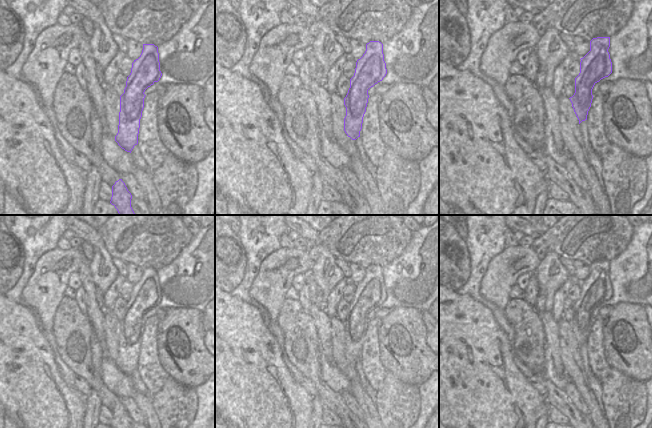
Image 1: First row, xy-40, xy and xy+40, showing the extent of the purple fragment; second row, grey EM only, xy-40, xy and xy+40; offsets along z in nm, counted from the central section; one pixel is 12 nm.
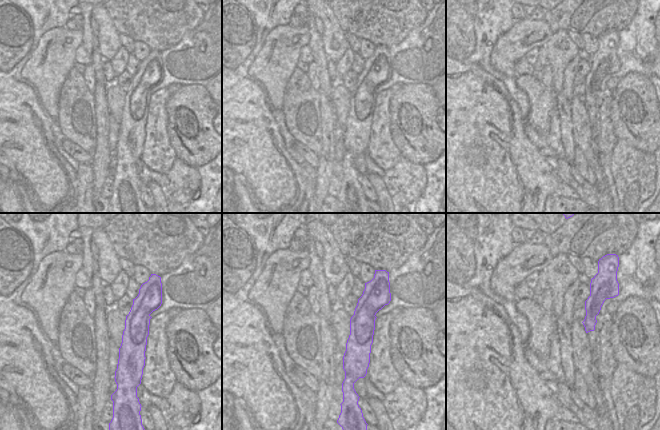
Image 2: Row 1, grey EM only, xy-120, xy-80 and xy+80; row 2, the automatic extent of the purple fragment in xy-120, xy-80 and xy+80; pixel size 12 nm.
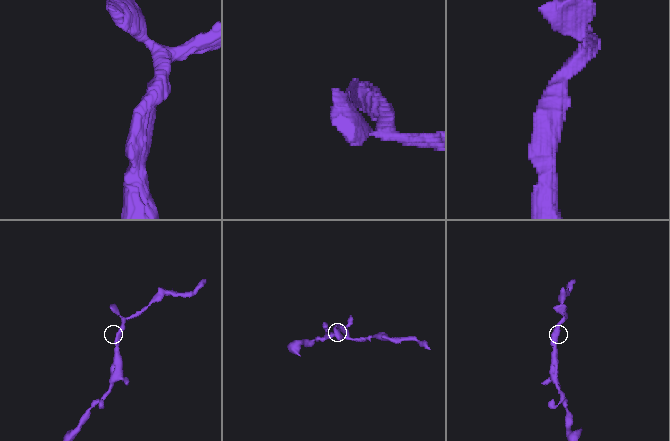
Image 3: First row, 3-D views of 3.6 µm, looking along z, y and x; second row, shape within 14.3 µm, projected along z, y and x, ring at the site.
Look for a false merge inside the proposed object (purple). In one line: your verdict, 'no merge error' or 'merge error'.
no merge error

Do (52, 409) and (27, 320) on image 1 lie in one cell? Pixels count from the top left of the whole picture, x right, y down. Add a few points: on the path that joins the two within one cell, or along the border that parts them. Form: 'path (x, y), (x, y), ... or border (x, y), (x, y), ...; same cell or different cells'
path (34, 387), (33, 358), (27, 350), (27, 342); same cell

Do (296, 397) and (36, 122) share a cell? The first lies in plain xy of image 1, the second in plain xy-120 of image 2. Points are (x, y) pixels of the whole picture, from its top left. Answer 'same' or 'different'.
same

